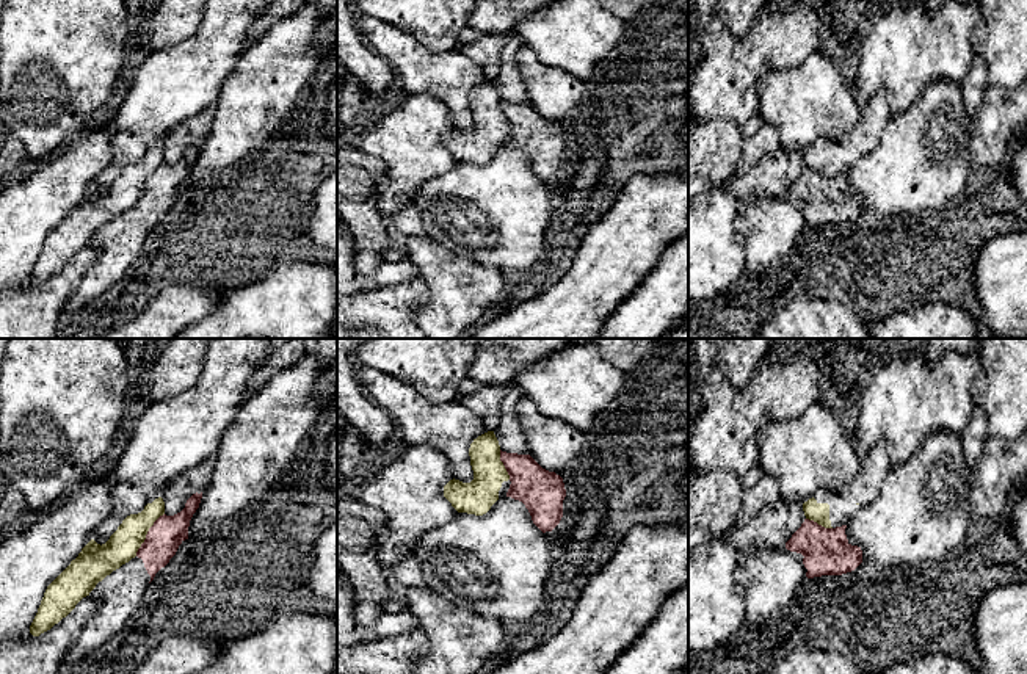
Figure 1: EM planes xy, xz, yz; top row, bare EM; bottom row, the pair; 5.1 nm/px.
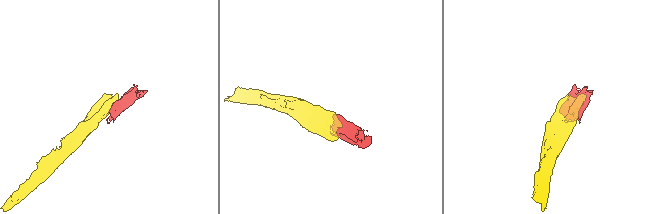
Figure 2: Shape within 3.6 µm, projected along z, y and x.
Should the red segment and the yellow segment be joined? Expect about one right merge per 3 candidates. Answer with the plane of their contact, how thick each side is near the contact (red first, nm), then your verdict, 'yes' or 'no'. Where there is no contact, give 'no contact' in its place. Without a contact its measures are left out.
meets red in xy; 180 nm thick on the red side, 160 nm on the other; no

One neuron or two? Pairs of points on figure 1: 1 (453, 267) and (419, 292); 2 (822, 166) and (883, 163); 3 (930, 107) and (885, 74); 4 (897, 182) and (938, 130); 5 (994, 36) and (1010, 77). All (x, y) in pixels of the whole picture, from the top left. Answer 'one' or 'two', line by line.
1: two
2: two
3: two
4: one
5: one

